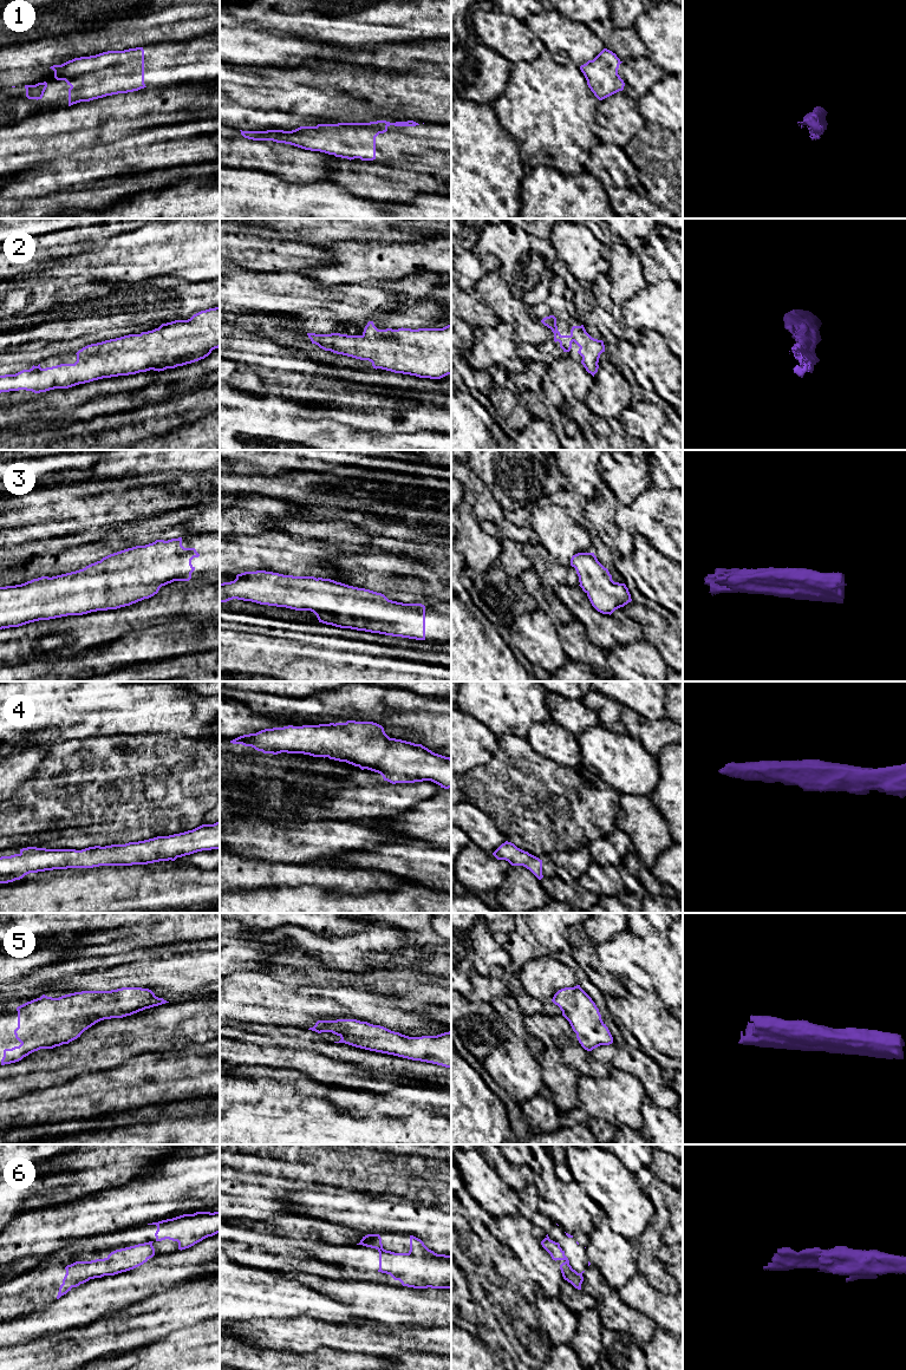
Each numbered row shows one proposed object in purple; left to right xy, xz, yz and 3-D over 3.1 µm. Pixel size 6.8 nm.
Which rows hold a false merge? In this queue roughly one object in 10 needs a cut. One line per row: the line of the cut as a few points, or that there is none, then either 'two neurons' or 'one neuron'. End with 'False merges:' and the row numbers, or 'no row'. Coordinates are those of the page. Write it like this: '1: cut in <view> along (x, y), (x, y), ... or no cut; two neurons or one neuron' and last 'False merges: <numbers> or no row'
1: no cut; one neuron
2: no cut; one neuron
3: no cut; one neuron
4: no cut; one neuron
5: no cut; one neuron
6: no cut; one neuron
False merges: no row

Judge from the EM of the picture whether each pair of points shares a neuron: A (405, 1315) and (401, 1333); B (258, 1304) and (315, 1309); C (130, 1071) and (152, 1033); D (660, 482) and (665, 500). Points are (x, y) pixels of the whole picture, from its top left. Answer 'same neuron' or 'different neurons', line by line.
A: different neurons
B: same neuron
C: different neurons
D: different neurons

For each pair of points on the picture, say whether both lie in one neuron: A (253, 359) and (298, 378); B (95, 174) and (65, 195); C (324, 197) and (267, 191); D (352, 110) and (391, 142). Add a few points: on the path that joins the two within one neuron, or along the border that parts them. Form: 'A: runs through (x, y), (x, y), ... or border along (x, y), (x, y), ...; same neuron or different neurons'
A: runs through (264, 359), (269, 359), (287, 372); same neuron
B: border along (111, 176), (104, 180), (90, 180), (84, 183); different neurons
C: runs through (310, 197), (281, 197); same neuron
D: border along (338, 122), (395, 122); different neurons

